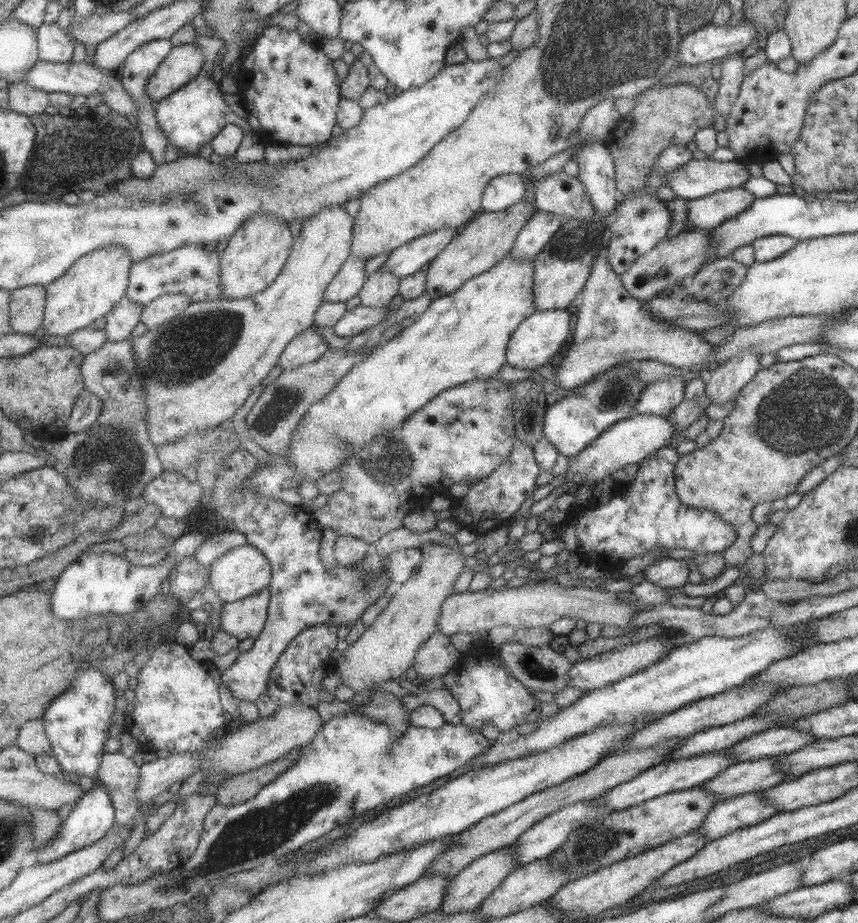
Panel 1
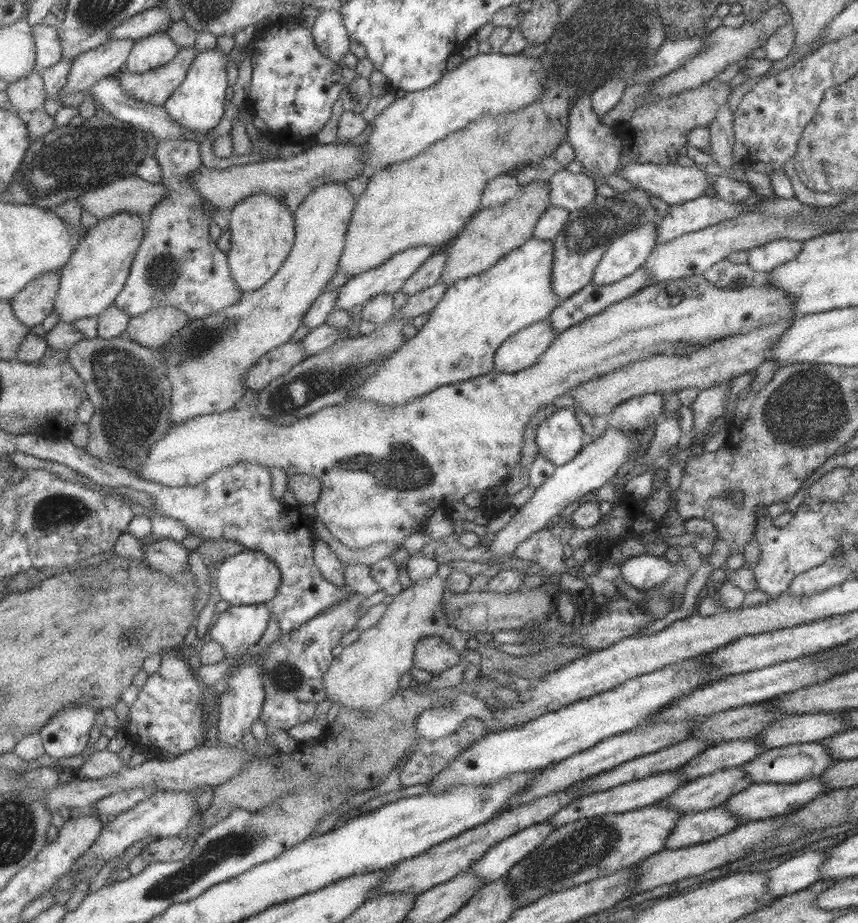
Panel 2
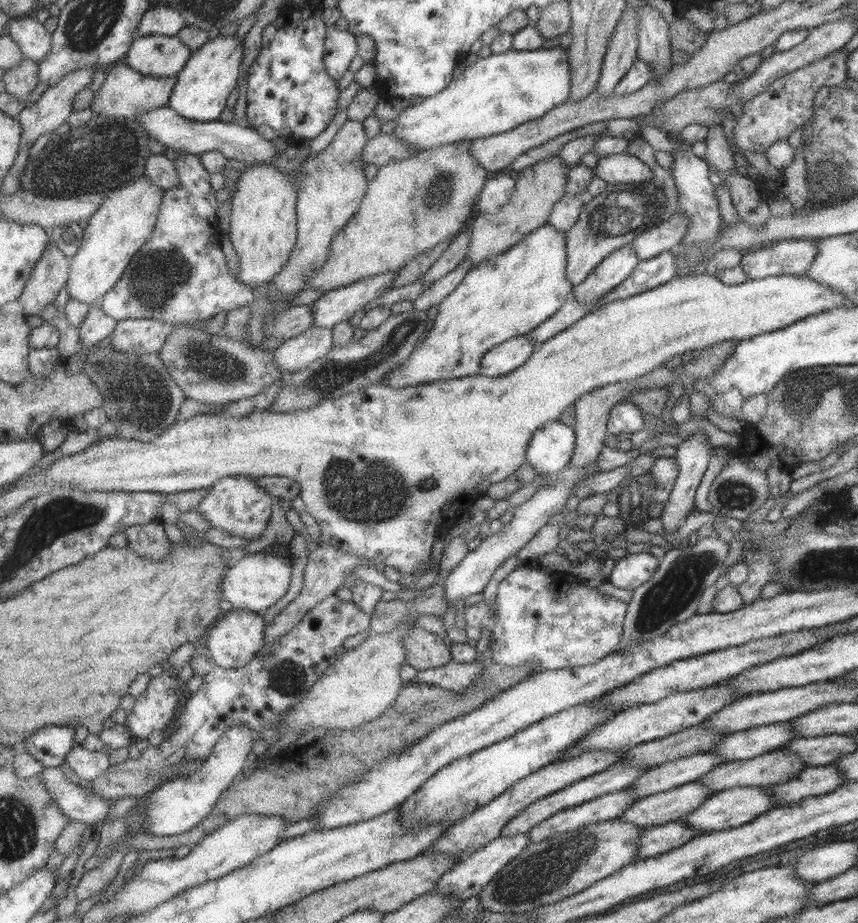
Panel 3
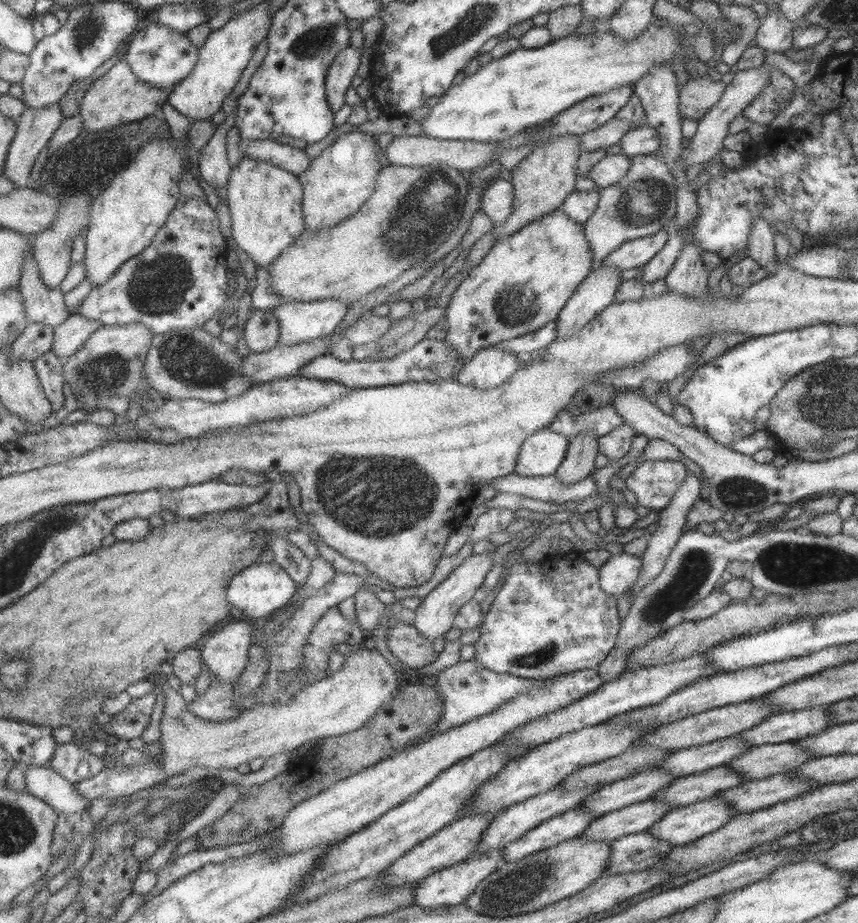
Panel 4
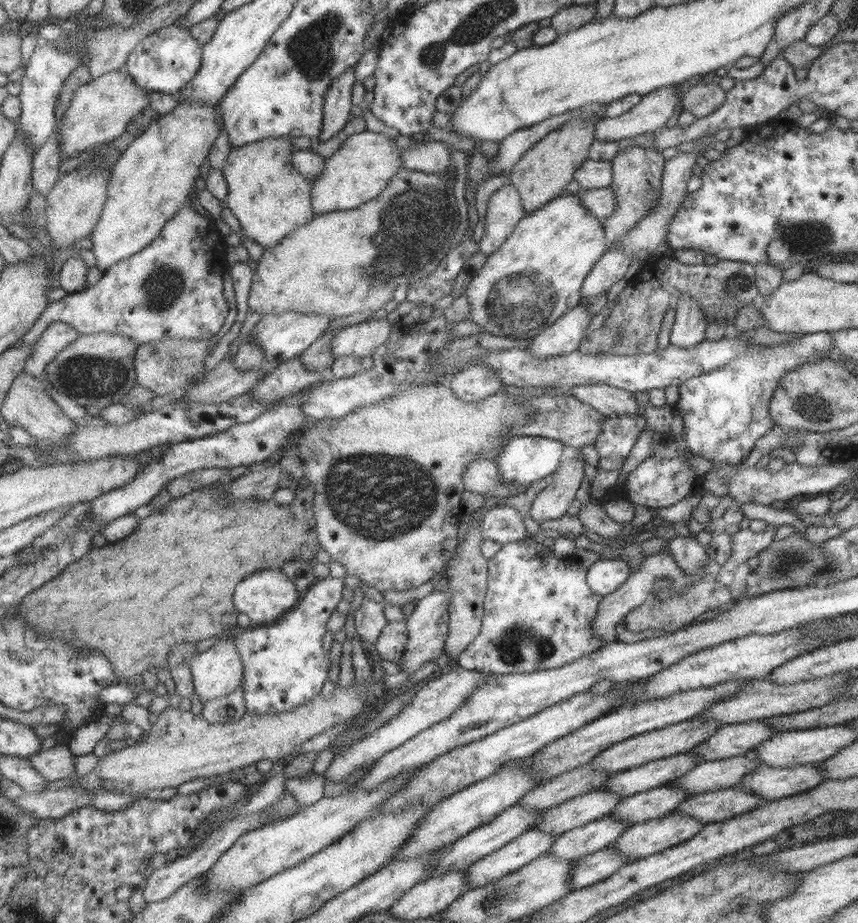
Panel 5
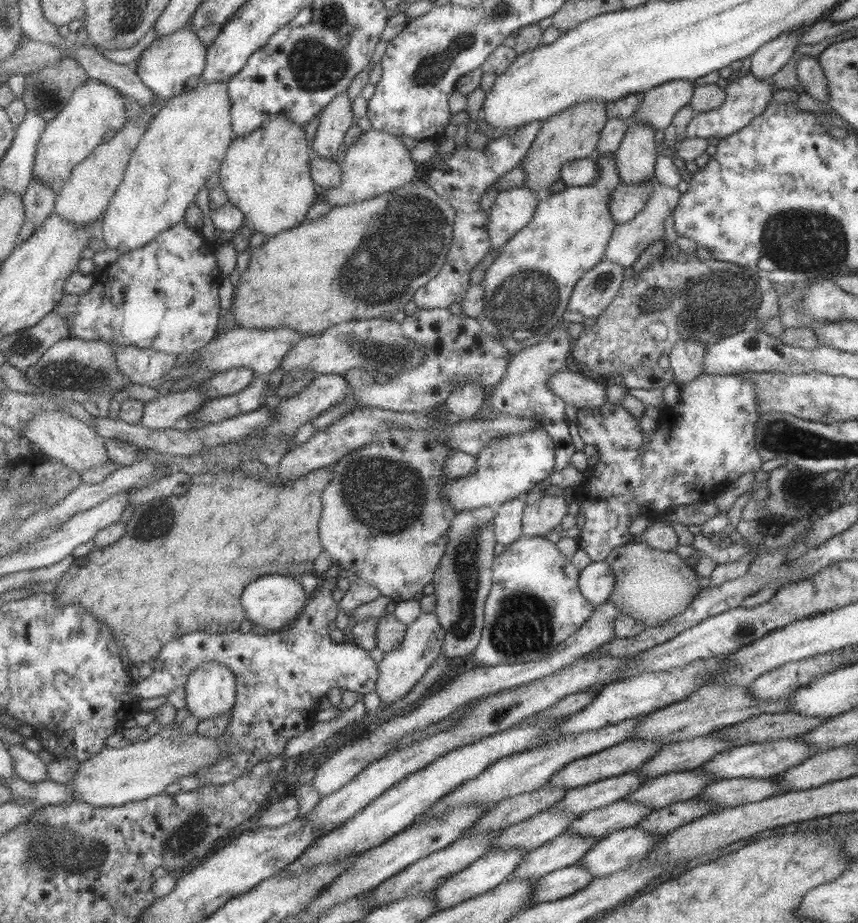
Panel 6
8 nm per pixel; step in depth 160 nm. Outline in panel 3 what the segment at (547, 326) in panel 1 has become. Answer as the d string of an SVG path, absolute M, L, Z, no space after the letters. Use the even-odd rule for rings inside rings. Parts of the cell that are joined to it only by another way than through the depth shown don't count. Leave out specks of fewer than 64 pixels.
M525 334L495 344L481 356L477 375L485 377L507 375L527 361L535 346L537 345L531 343Z

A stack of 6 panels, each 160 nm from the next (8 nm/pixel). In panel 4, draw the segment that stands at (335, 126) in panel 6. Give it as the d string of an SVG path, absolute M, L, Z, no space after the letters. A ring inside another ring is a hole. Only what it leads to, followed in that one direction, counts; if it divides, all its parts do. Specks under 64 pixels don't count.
M350 47L342 48L331 62L325 78L325 95L328 107L335 114L345 104L345 90L357 72L361 52Z

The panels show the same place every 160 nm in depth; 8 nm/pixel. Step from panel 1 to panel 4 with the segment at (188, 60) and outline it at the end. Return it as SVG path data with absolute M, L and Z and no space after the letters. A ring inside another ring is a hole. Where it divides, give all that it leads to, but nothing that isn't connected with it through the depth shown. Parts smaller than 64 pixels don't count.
M124 57L115 63L111 70L107 71L101 78L94 81L93 86L87 91L82 100L80 108L80 117L84 124L86 132L105 132L113 130L122 124L132 123L135 120L143 120L170 100L169 88L159 88L151 86L149 83L141 80L136 72L133 72L131 65Z

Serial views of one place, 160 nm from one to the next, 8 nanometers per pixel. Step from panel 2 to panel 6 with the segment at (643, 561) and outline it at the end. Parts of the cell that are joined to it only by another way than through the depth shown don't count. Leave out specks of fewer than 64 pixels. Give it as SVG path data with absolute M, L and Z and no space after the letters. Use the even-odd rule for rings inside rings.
M604 560L591 561L579 571L579 592L591 606L599 606L608 600L613 583L612 570Z

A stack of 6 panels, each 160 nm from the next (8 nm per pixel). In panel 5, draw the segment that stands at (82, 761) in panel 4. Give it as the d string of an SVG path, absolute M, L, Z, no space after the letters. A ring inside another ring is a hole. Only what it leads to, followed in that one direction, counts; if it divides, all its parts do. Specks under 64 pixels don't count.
M59 739L56 746L50 749L39 749L28 759L33 768L36 768L49 782L53 782L61 778L72 778L75 772L73 755L75 754L70 749L69 743Z

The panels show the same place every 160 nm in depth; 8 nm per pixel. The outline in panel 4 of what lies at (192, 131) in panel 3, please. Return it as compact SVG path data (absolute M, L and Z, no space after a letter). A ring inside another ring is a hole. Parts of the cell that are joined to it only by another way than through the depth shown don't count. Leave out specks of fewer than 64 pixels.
M255 138L249 141L243 157L269 161L295 175L305 172L309 166L310 159L299 148L289 146L289 144L277 143L274 139Z

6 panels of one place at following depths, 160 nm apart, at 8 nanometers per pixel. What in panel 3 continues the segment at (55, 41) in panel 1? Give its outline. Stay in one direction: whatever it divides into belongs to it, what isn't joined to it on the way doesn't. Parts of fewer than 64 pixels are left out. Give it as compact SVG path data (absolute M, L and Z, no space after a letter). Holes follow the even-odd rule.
M21 15L12 16L6 26L5 34L11 35L19 43L26 58L39 62L47 56L47 53L50 53L54 37L52 36L52 32L47 32L45 24L37 22L37 20L33 20L33 18L28 16Z

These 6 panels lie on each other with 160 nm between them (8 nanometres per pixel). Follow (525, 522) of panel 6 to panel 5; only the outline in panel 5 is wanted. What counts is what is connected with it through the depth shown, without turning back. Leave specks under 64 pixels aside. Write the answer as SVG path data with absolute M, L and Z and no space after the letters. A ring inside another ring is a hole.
M575 453L567 464L555 471L545 488L535 497L528 514L540 526L545 520L555 520L566 513L583 478L583 463L581 453Z

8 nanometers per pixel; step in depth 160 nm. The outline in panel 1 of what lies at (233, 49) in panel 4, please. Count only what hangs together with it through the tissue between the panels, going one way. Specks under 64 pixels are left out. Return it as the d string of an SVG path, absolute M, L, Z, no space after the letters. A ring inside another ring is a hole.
M202 70L198 77L190 83L182 86L171 96L156 104L156 116L159 124L170 138L173 146L177 146L185 156L198 156L199 152L207 142L212 140L228 125L235 124L246 132L255 133L249 126L245 117L237 116L231 111L229 104L223 98L221 83L215 82L215 78L209 72Z

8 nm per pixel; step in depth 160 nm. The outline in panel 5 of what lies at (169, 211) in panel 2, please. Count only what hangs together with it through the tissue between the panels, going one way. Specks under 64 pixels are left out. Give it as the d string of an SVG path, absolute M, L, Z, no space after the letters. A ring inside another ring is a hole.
M188 204L166 224L163 232L147 244L137 255L119 261L111 267L101 280L91 288L69 293L65 298L51 301L43 312L42 318L15 346L33 345L41 338L47 327L54 322L66 322L75 327L82 335L110 332L120 334L134 340L137 345L145 345L168 338L184 338L185 340L209 340L215 336L227 320L229 302L223 294L223 272L226 259L225 235L217 230L217 226L203 218Z

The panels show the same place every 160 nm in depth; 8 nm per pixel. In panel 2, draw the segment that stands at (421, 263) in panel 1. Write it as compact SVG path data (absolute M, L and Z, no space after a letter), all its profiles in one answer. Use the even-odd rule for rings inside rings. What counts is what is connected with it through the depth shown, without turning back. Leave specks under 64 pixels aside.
M415 246L402 250L393 256L390 256L383 264L377 268L372 268L358 275L349 277L338 289L336 289L336 297L333 308L339 310L351 310L357 304L367 302L372 296L381 294L382 292L395 292L400 290L405 284L407 278L411 276L412 272L424 262L424 260L433 253L437 252L438 248L434 246Z

